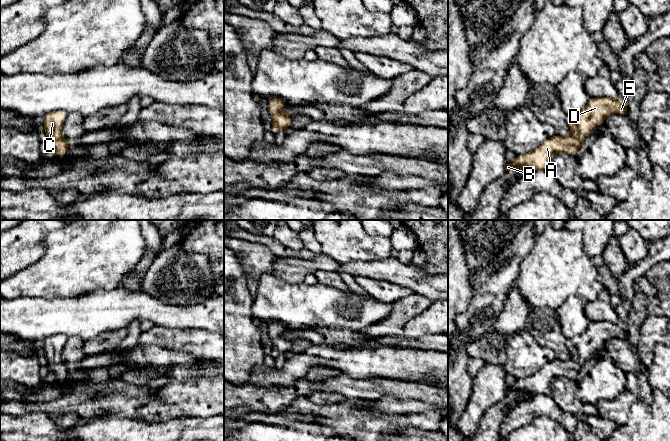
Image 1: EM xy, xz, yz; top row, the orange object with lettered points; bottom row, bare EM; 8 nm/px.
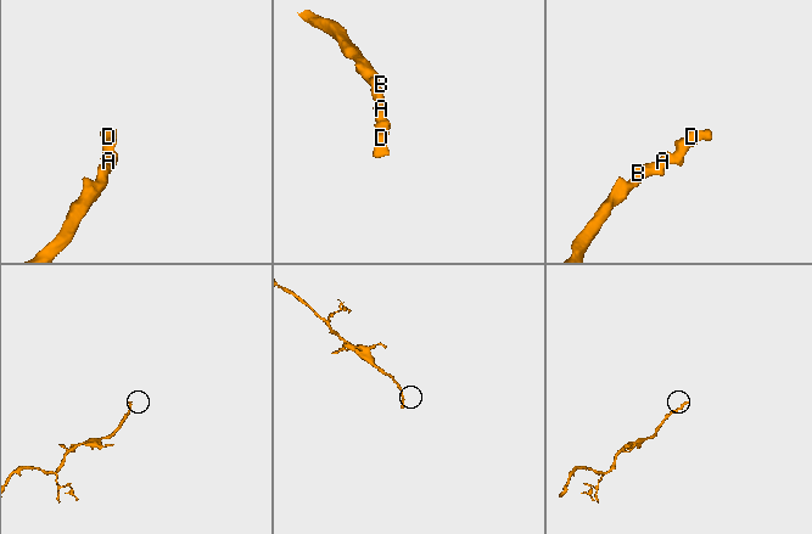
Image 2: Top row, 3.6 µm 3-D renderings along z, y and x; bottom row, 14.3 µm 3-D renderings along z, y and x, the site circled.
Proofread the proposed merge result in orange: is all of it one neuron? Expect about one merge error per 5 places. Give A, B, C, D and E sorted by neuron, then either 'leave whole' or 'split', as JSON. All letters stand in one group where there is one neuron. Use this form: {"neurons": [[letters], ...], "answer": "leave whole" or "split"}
{"neurons": [["A", "B", "C", "D", "E"]], "answer": "leave whole"}

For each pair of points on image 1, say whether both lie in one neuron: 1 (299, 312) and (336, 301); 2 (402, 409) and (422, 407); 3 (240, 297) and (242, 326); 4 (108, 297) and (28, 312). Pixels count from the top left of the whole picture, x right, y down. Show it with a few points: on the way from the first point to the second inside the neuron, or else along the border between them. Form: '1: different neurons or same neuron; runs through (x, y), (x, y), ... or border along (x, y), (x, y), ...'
1: same neuron; runs through (308, 306), (327, 305)
2: same neuron; runs through (407, 407), (417, 407)
3: same neuron; runs through (240, 304), (240, 319)
4: same neuron; runs through (88, 312), (48, 312)

